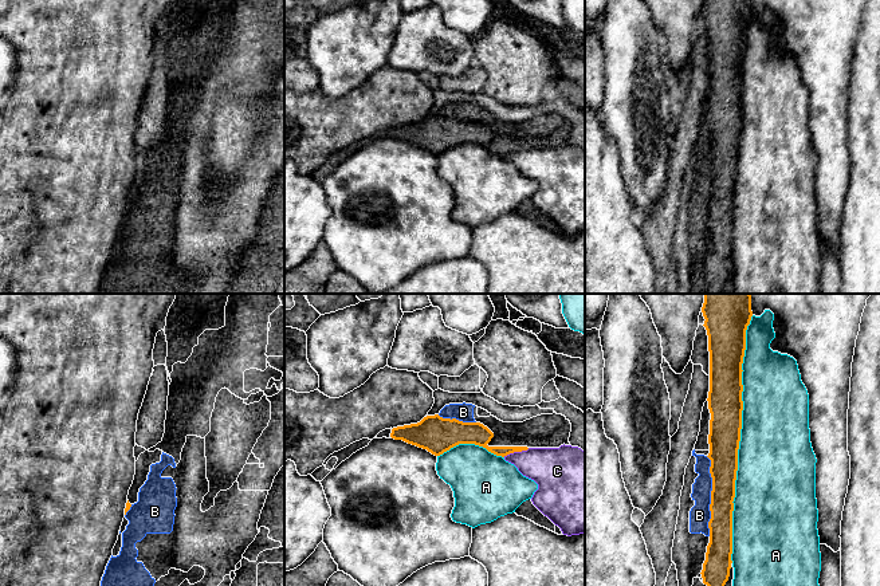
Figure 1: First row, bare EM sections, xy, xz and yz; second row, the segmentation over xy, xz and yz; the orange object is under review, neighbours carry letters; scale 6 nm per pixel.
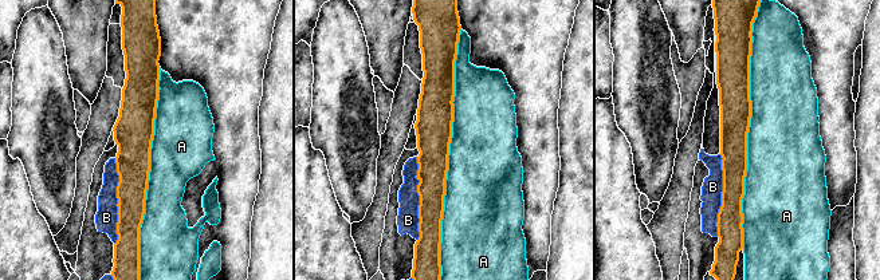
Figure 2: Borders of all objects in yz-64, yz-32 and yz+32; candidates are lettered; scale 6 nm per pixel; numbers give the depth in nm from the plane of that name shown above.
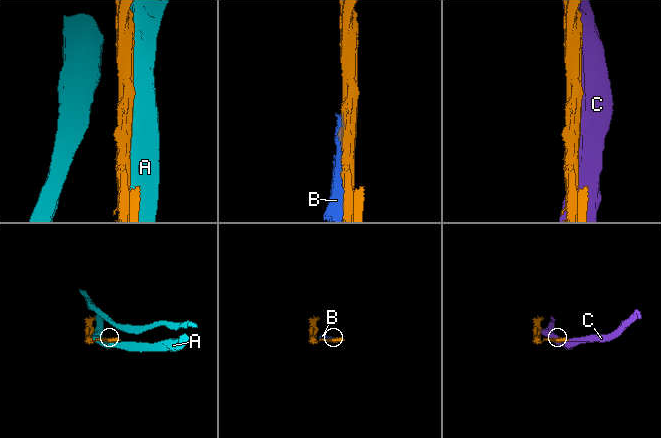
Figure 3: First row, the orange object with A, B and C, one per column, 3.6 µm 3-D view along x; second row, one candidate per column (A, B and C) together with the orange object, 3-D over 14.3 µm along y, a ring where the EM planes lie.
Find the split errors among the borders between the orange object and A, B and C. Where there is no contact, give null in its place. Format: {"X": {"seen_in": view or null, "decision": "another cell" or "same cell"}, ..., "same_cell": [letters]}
{"A": {"seen_in": "yz", "decision": "another cell"}, "B": {"seen_in": "yz", "decision": "another cell"}, "C": {"seen_in": "xz", "decision": "another cell"}, "same_cell": []}

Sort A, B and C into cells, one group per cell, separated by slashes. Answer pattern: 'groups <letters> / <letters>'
groups A / B / C

